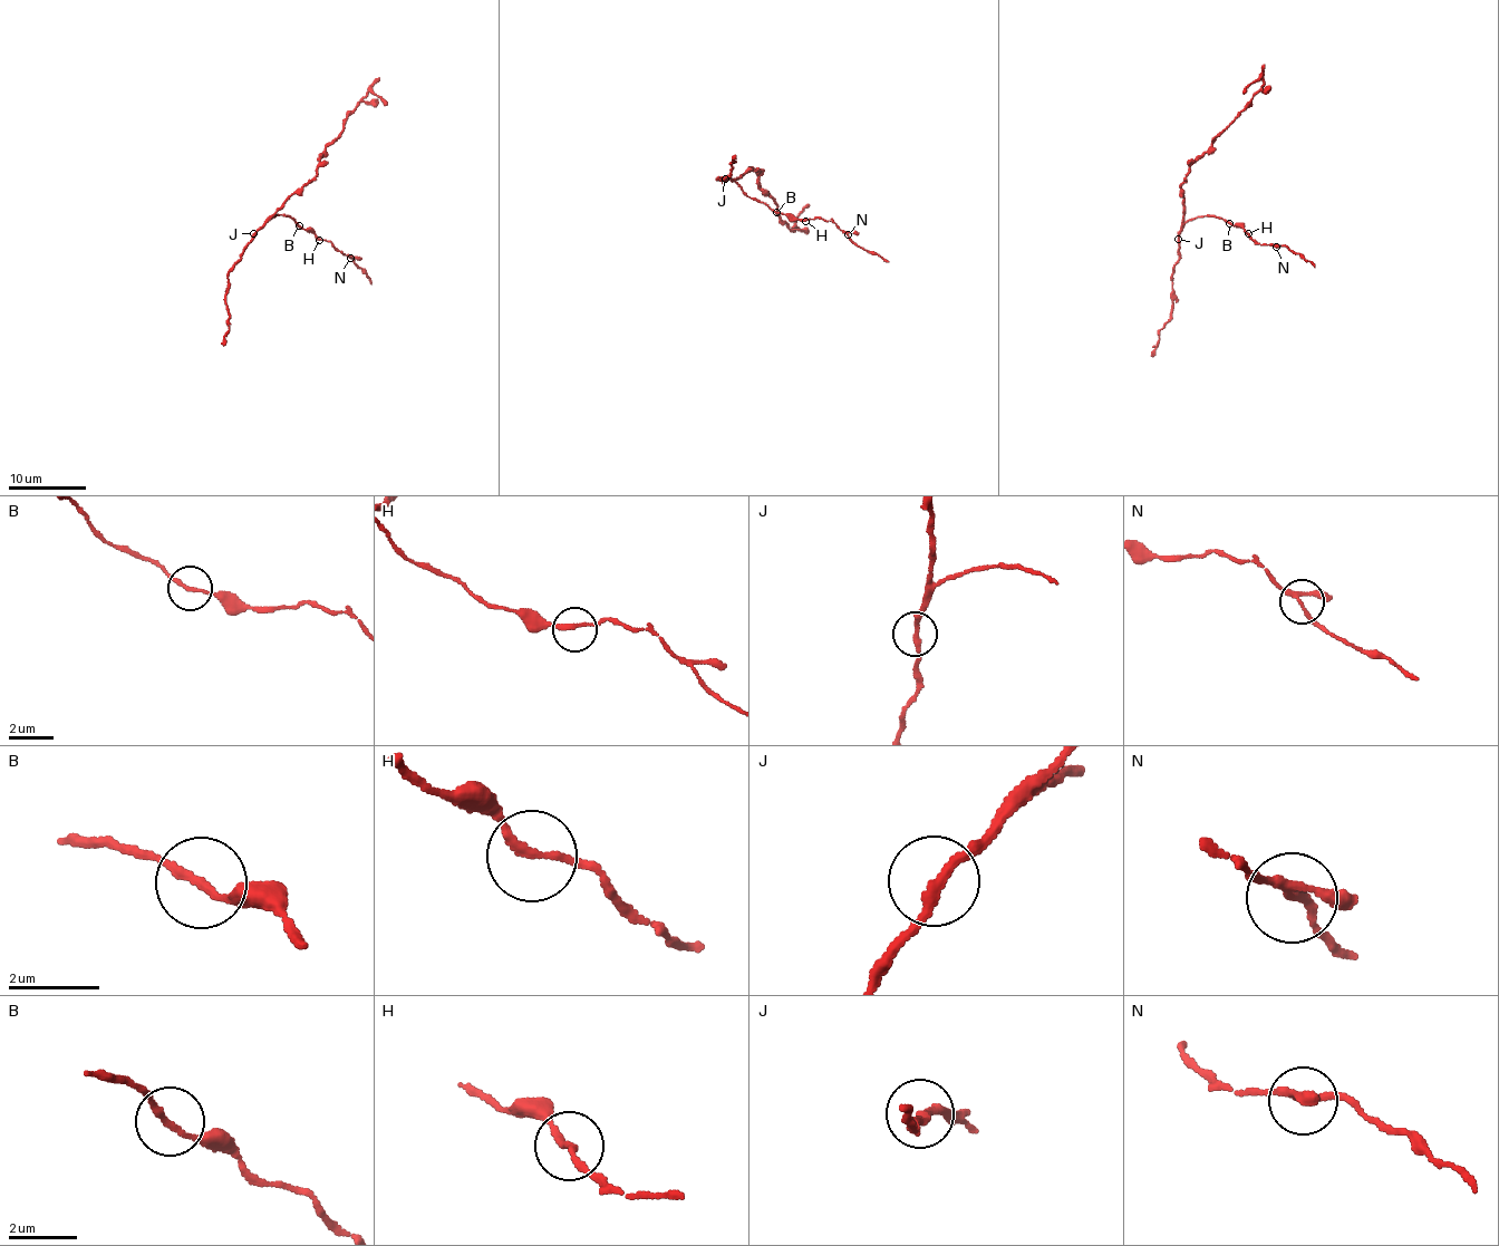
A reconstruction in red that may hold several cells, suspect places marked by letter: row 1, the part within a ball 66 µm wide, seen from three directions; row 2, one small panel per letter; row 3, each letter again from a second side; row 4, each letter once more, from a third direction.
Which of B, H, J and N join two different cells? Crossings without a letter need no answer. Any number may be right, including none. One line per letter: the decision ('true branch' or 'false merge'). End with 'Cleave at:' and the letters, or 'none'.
B: true branch
H: true branch
J: false merge
N: true branch
Cleave at: J

